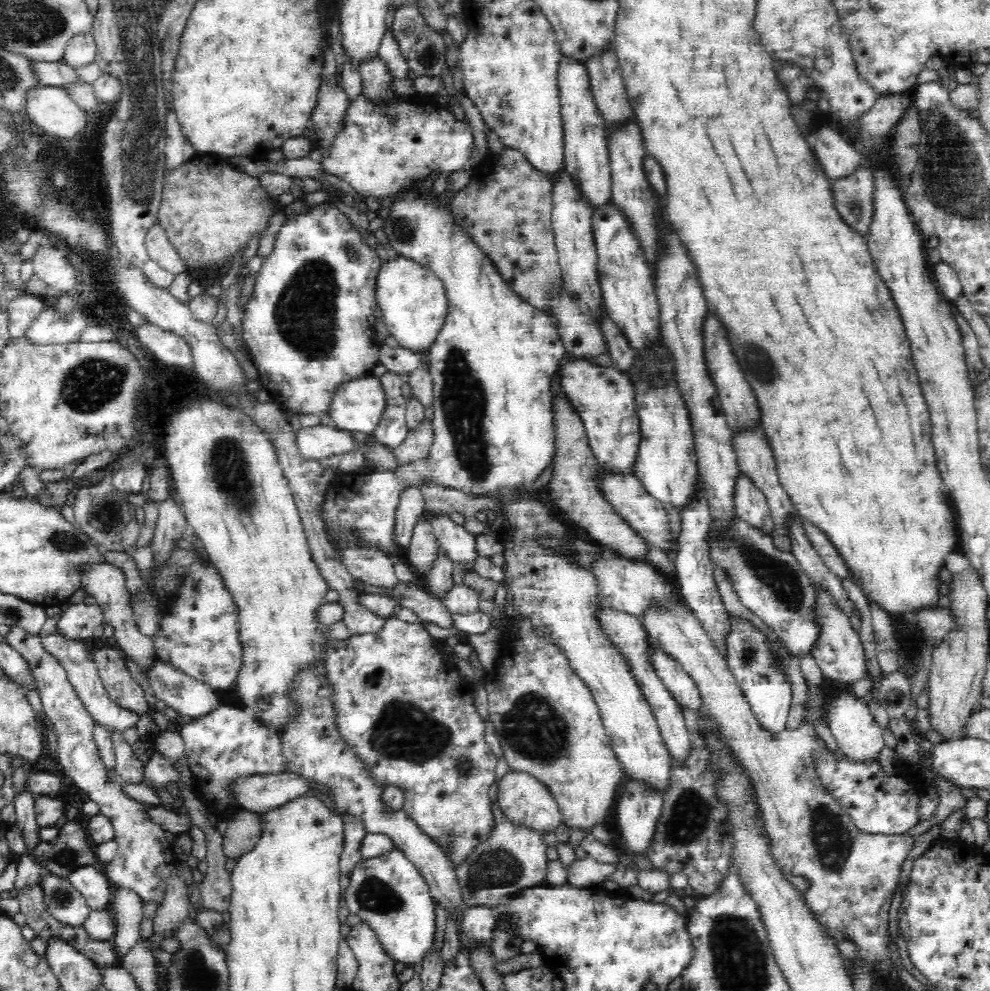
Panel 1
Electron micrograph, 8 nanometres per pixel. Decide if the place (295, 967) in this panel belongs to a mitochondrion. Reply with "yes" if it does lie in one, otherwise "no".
no

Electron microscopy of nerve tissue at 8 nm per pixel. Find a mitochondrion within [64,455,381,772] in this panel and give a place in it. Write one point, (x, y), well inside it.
(107, 518)

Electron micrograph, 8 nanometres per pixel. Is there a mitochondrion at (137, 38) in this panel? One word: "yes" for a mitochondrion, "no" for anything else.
yes

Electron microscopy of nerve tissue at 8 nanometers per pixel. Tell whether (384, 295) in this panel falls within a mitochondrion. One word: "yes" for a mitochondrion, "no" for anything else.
no

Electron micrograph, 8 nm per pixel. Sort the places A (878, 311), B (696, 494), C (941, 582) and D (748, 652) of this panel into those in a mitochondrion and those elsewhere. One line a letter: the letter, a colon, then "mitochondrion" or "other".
A: mitochondrion
B: other
C: other
D: mitochondrion

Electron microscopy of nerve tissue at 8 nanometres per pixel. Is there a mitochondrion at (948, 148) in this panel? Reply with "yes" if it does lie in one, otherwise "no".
yes

